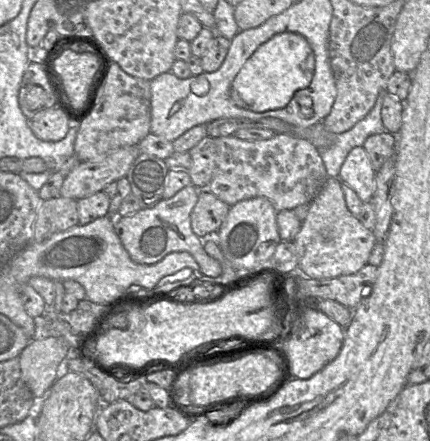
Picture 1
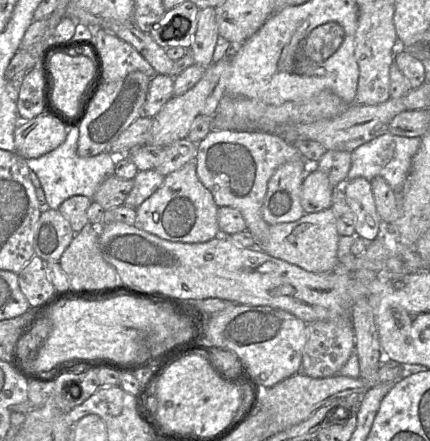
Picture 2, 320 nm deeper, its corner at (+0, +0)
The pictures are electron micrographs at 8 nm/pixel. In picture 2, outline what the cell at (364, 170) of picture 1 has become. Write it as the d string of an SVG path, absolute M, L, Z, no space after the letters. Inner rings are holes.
M357 177L343 184L346 201L356 217L356 234L365 241L375 240L382 231L382 220L379 217L371 182Z

